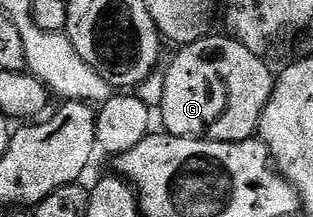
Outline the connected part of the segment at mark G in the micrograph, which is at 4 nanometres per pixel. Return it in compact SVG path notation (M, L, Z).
M215 33L207 34L205 39L198 39L194 43L185 44L181 48L182 51L170 63L170 68L165 68L163 83L163 101L160 106L160 113L162 113L162 123L164 126L165 134L179 135L185 139L210 139L214 143L239 143L245 139L255 138L258 130L258 122L264 113L264 105L268 105L268 97L272 97L272 89L274 88L274 81L276 78L275 72L270 72L270 67L266 64L267 60L261 55L252 53L242 43L238 43L232 38L227 37L225 34L214 35Z

